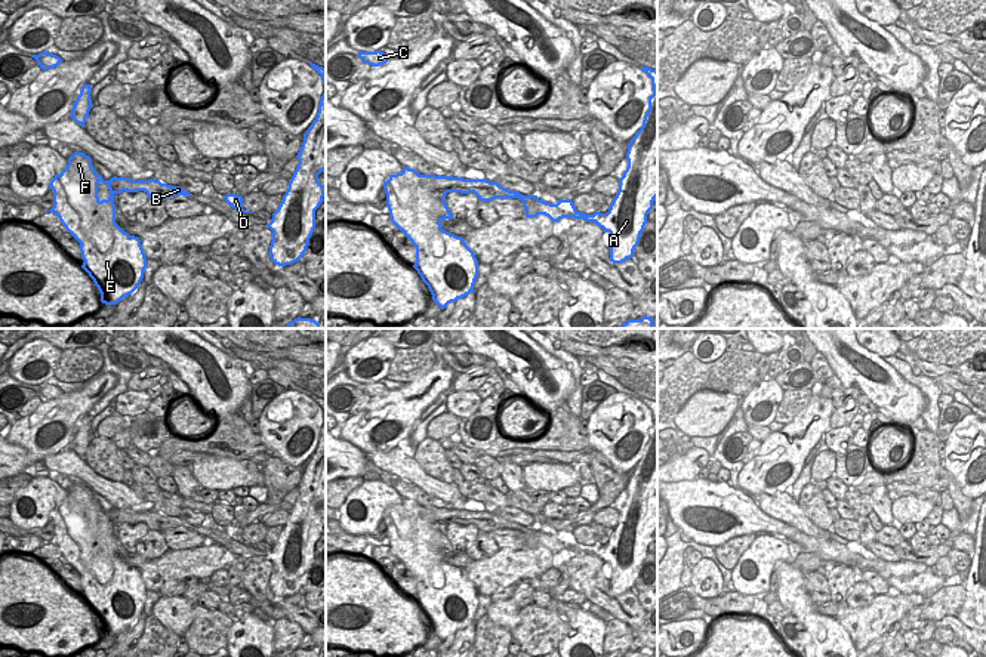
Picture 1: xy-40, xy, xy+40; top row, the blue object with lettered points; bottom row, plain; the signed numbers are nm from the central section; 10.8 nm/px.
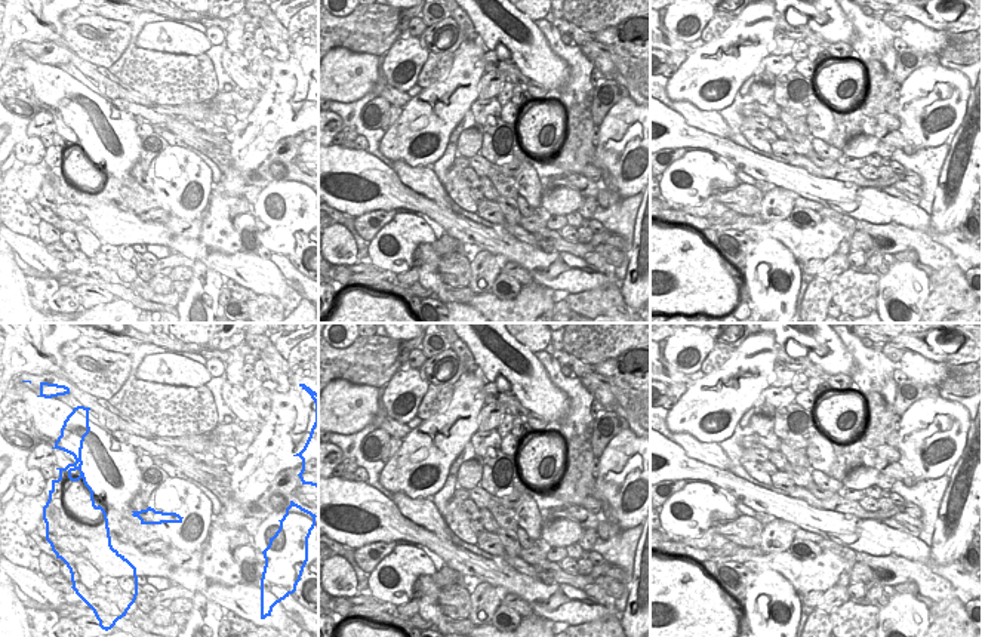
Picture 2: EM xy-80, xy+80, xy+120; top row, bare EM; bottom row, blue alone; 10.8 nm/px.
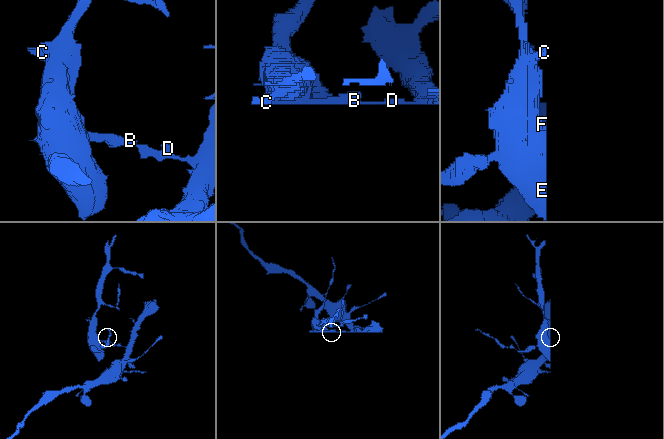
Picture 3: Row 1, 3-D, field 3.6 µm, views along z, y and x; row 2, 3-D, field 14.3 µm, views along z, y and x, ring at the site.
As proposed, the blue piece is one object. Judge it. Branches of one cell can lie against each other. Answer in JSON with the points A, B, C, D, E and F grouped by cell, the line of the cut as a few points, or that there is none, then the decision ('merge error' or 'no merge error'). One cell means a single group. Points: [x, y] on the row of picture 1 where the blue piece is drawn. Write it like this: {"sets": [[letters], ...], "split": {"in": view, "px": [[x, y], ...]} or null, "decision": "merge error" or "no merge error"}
{"sets": [["A", "D"], ["B", "C", "E", "F"]], "split": {"in": "xy", "px": [[555, 204], [575, 216]]}, "decision": "merge error"}

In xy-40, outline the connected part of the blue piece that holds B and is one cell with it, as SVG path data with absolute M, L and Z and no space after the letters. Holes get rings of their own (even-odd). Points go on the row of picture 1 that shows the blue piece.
M74 152L68 158L67 167L50 181L49 189L53 191L53 207L44 212L55 213L67 232L80 243L84 260L81 268L93 280L105 305L115 305L132 294L147 268L141 240L115 223L114 195L144 191L154 200L190 197L181 186L155 179L114 176L104 181L93 169L92 158L83 152ZM99 182L107 183L110 189L110 197L102 201L98 197Z

